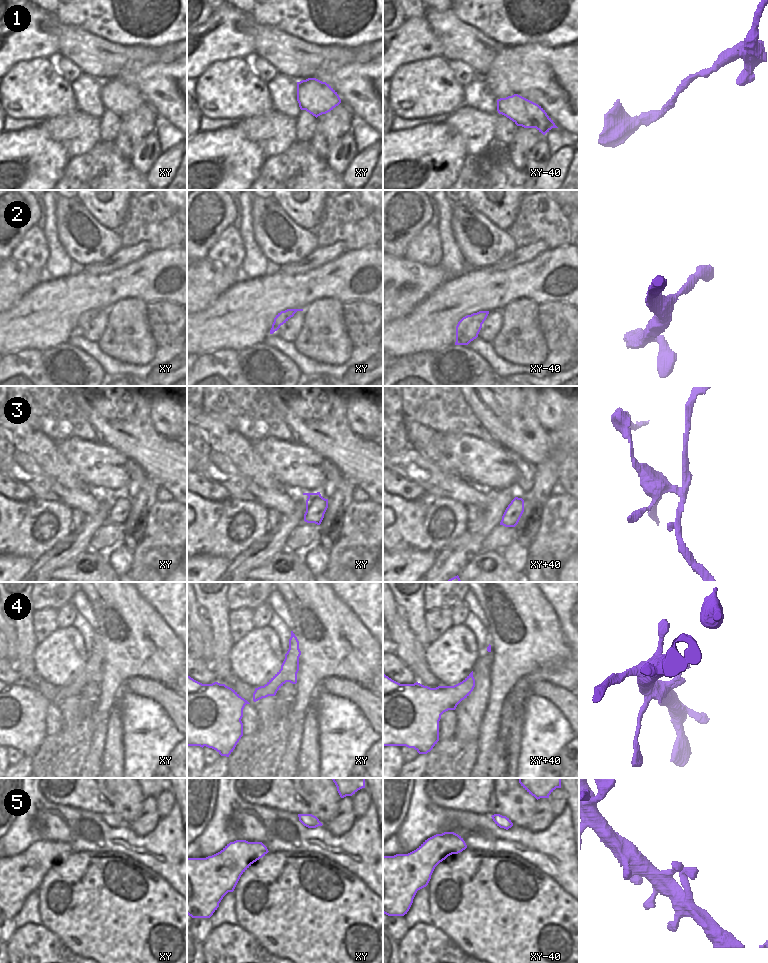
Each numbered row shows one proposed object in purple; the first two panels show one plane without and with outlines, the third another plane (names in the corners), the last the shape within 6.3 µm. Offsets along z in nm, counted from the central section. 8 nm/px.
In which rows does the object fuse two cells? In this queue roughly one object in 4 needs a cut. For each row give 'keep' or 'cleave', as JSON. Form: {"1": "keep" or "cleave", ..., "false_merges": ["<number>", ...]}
{"1": "keep", "2": "keep", "3": "cleave", "4": "keep", "5": "keep", "false_merges": ["3"]}

